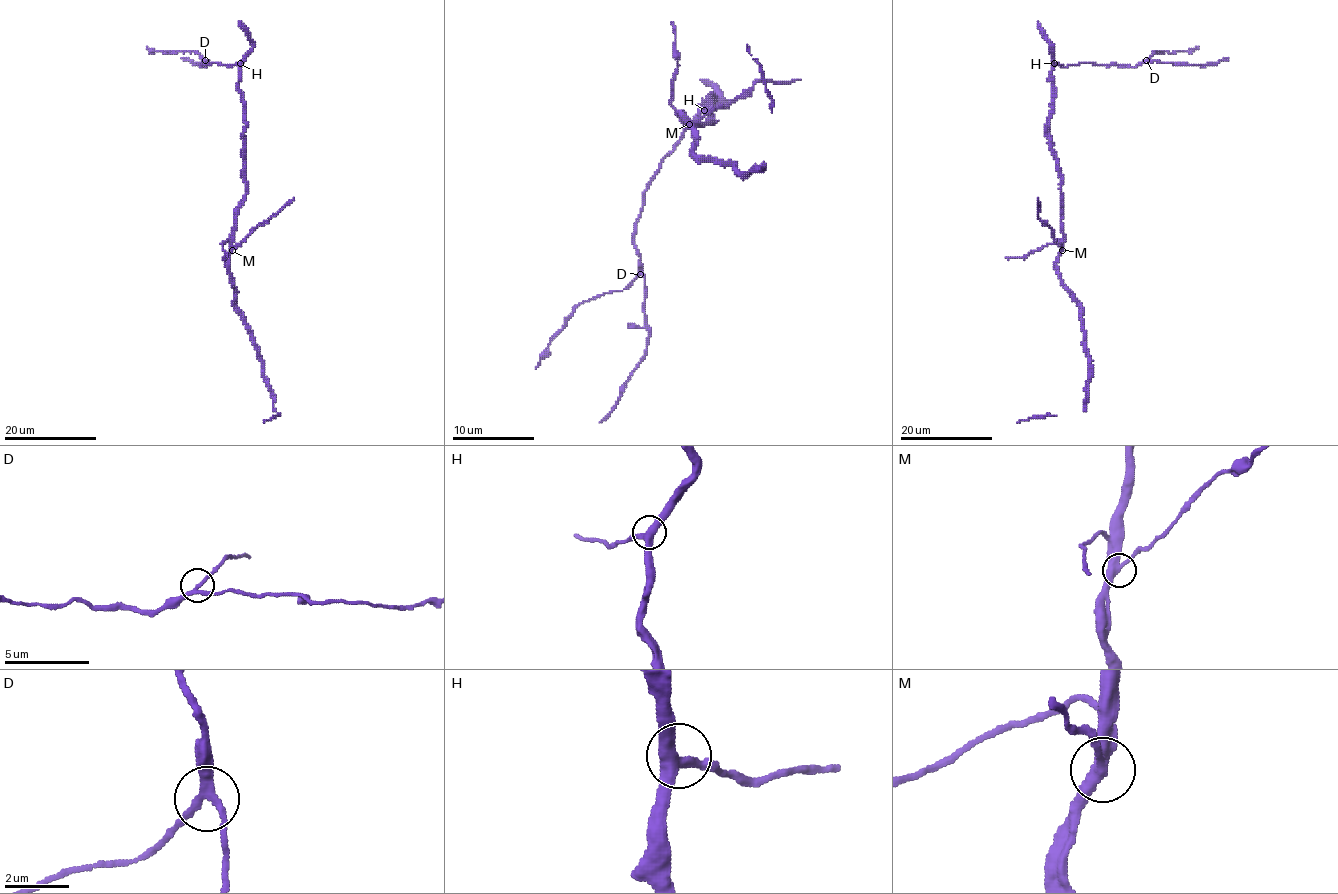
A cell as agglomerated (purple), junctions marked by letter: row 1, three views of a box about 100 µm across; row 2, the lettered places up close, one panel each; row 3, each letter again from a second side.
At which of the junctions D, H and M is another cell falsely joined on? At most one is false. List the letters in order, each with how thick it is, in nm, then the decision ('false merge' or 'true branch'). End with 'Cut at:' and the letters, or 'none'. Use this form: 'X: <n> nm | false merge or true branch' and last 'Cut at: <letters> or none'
D: 240 nm | true branch
H: 400 nm | true branch
M: 360 nm | false merge
Cut at: M

